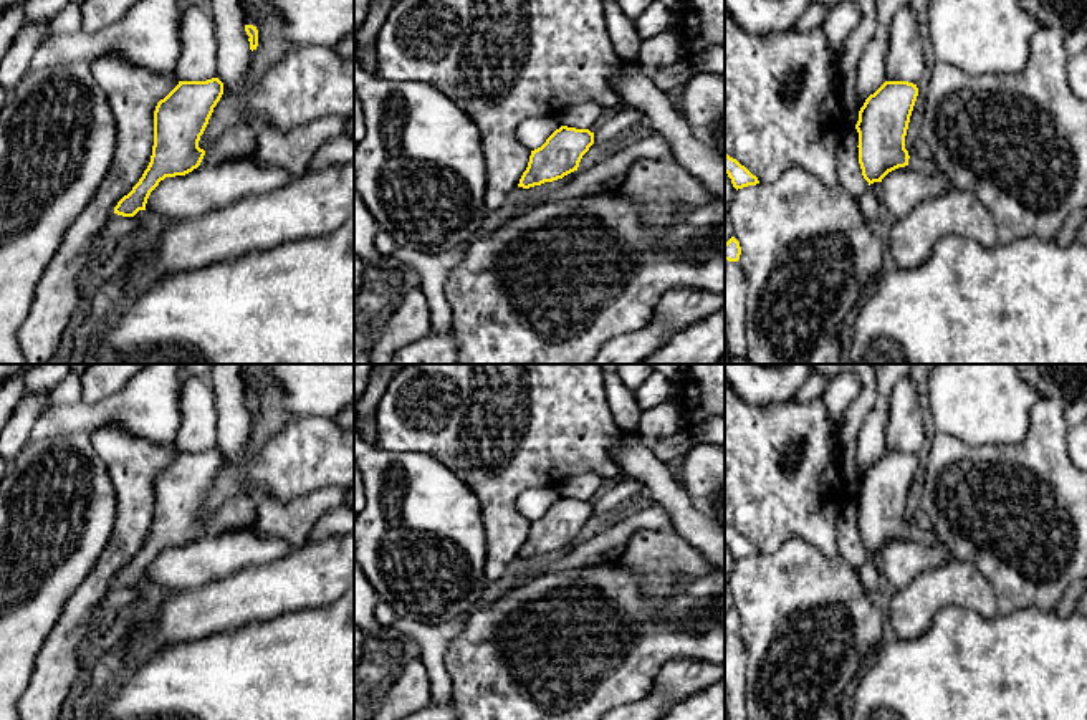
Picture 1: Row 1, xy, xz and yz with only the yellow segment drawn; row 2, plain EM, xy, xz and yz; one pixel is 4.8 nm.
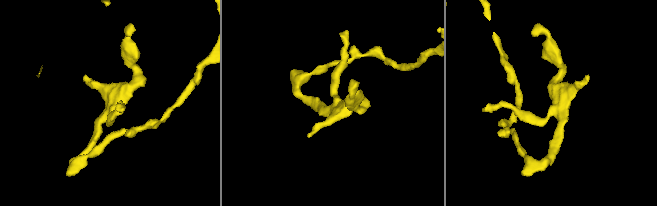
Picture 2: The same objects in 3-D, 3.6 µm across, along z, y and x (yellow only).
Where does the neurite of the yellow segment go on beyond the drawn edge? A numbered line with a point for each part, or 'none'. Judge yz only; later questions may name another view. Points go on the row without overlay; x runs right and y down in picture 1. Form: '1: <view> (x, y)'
1: yz (915, 533)

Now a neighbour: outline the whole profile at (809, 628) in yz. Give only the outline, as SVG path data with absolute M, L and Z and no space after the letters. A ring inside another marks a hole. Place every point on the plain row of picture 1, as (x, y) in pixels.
M791 538L778 551L735 563L728 591L740 612L746 644L746 720L840 720L845 687L874 659L883 639L882 611L867 596L857 571L840 556L826 558L811 543Z

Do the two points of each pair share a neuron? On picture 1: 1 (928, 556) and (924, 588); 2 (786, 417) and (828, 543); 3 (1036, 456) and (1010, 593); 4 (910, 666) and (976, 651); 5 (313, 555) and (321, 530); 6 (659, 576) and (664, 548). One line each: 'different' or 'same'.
1: different
2: same
3: same
4: same
5: different
6: same

